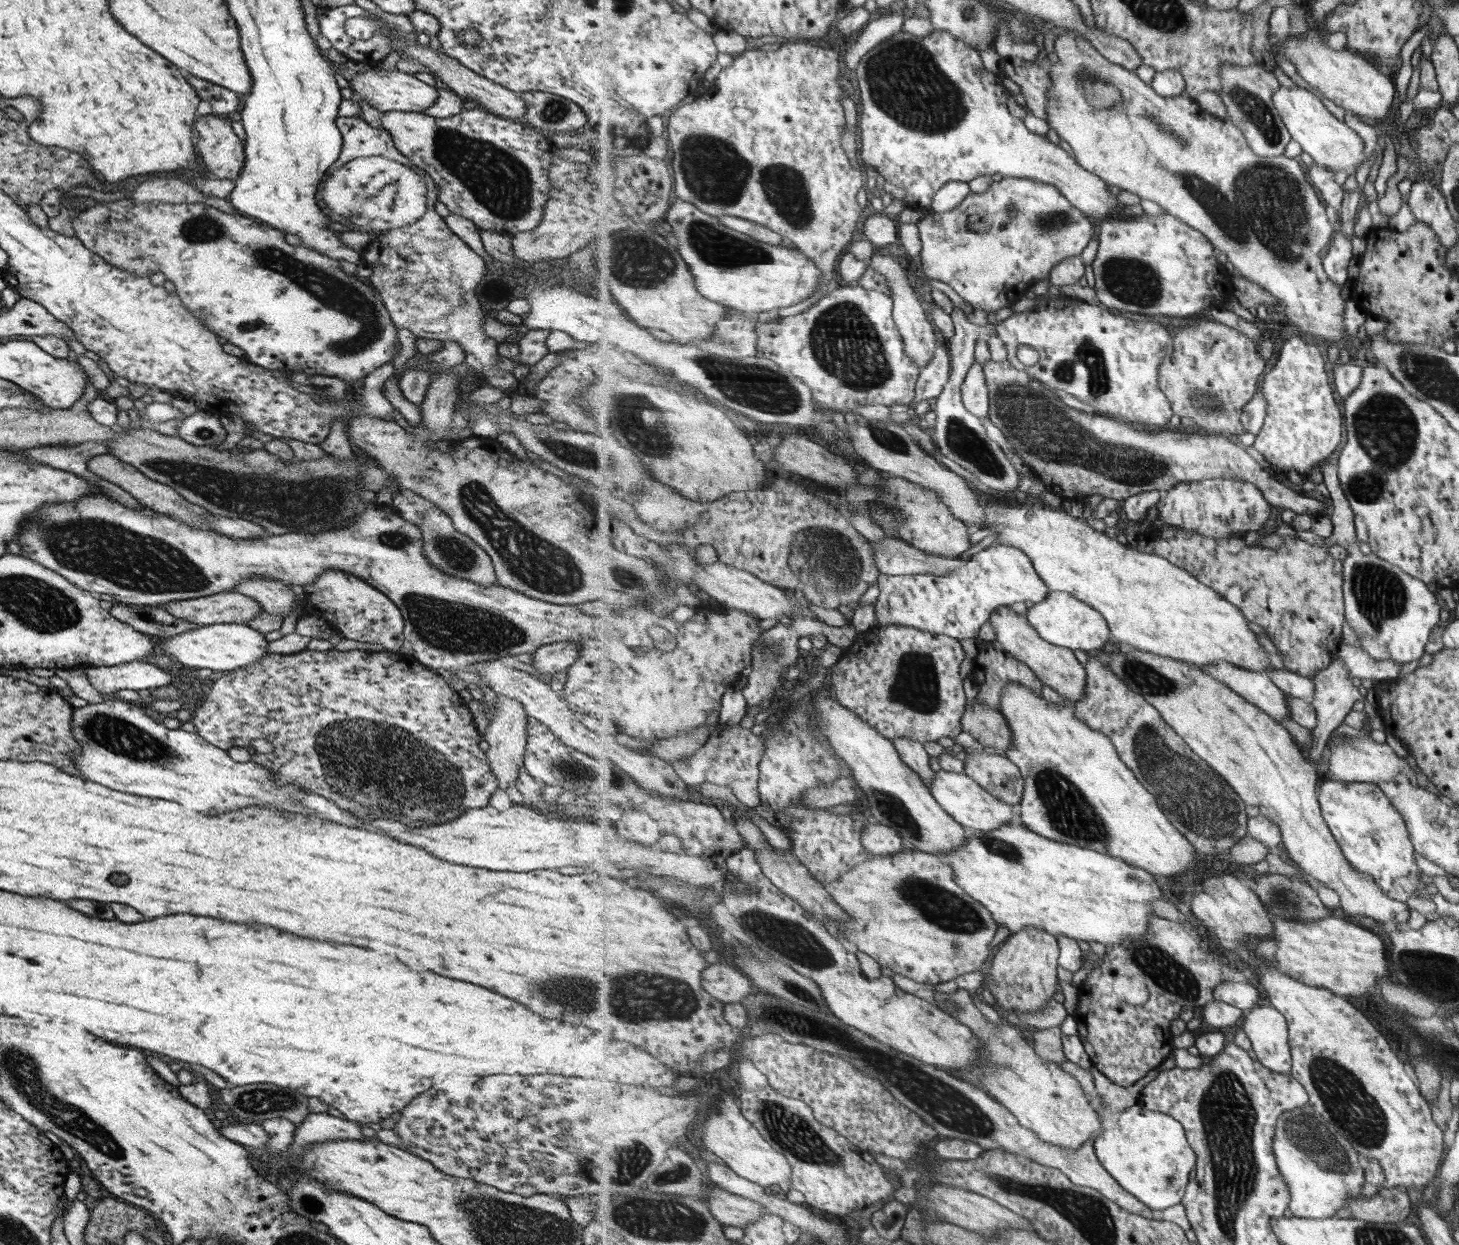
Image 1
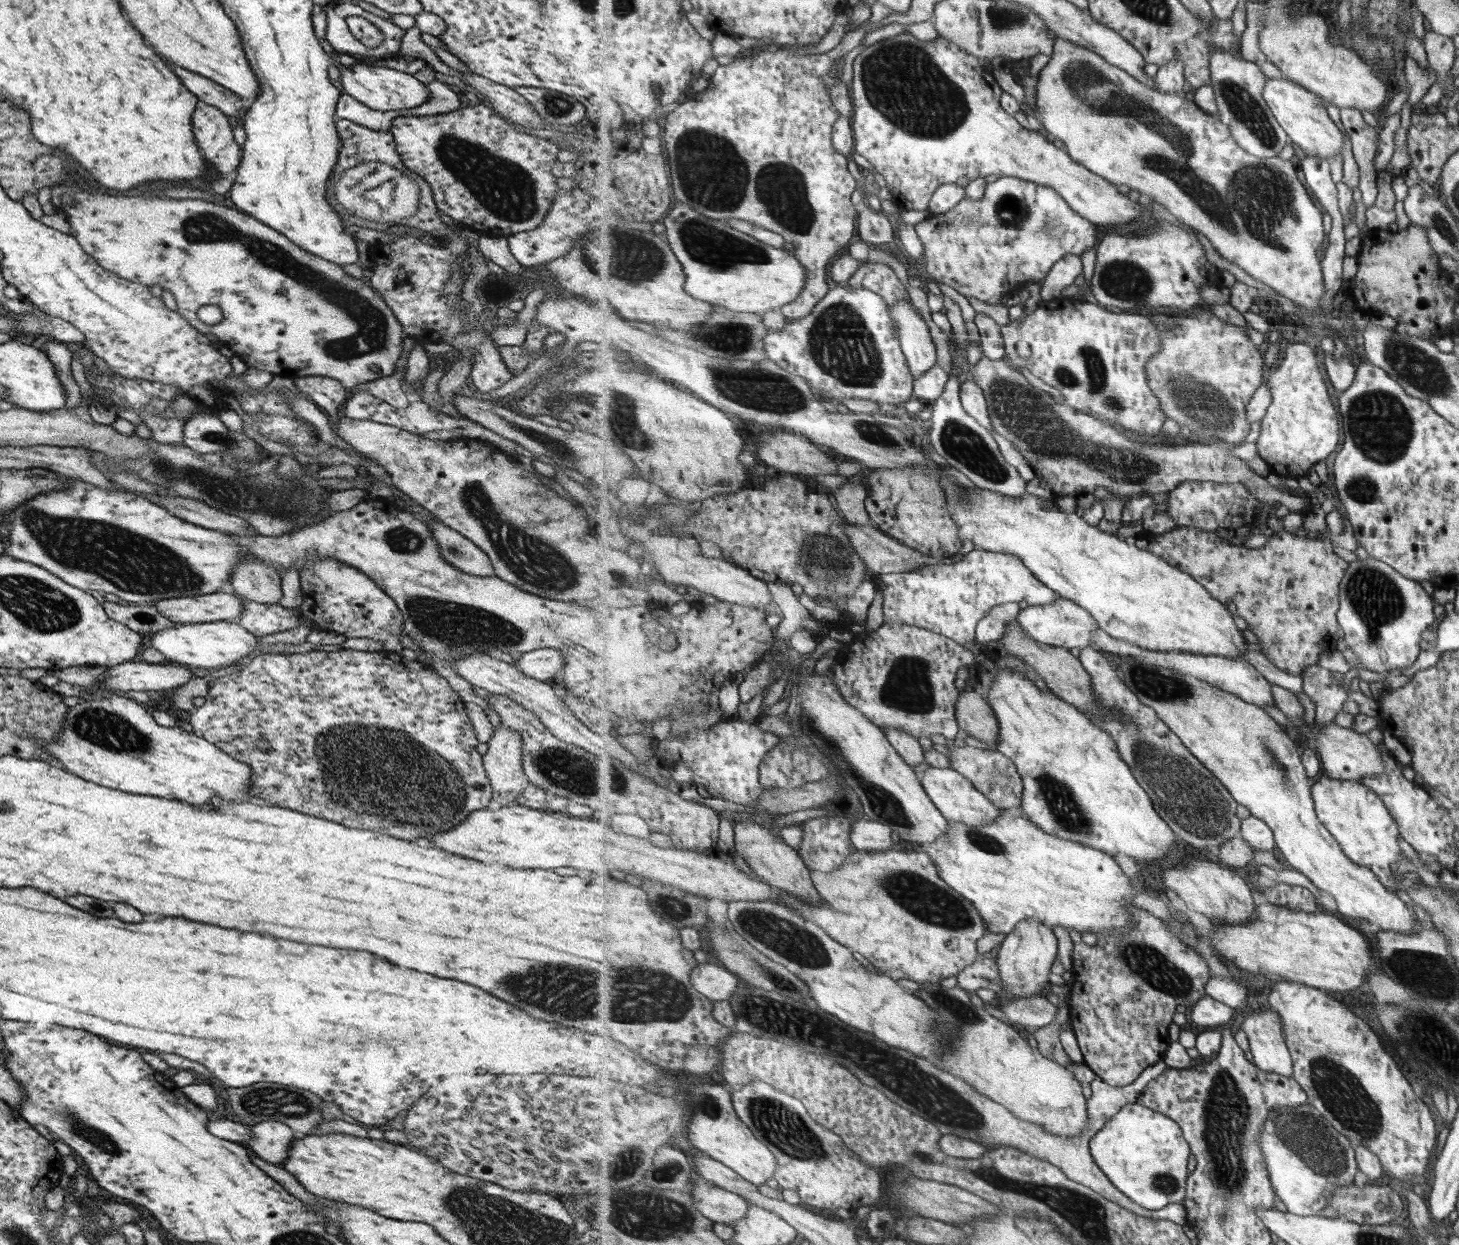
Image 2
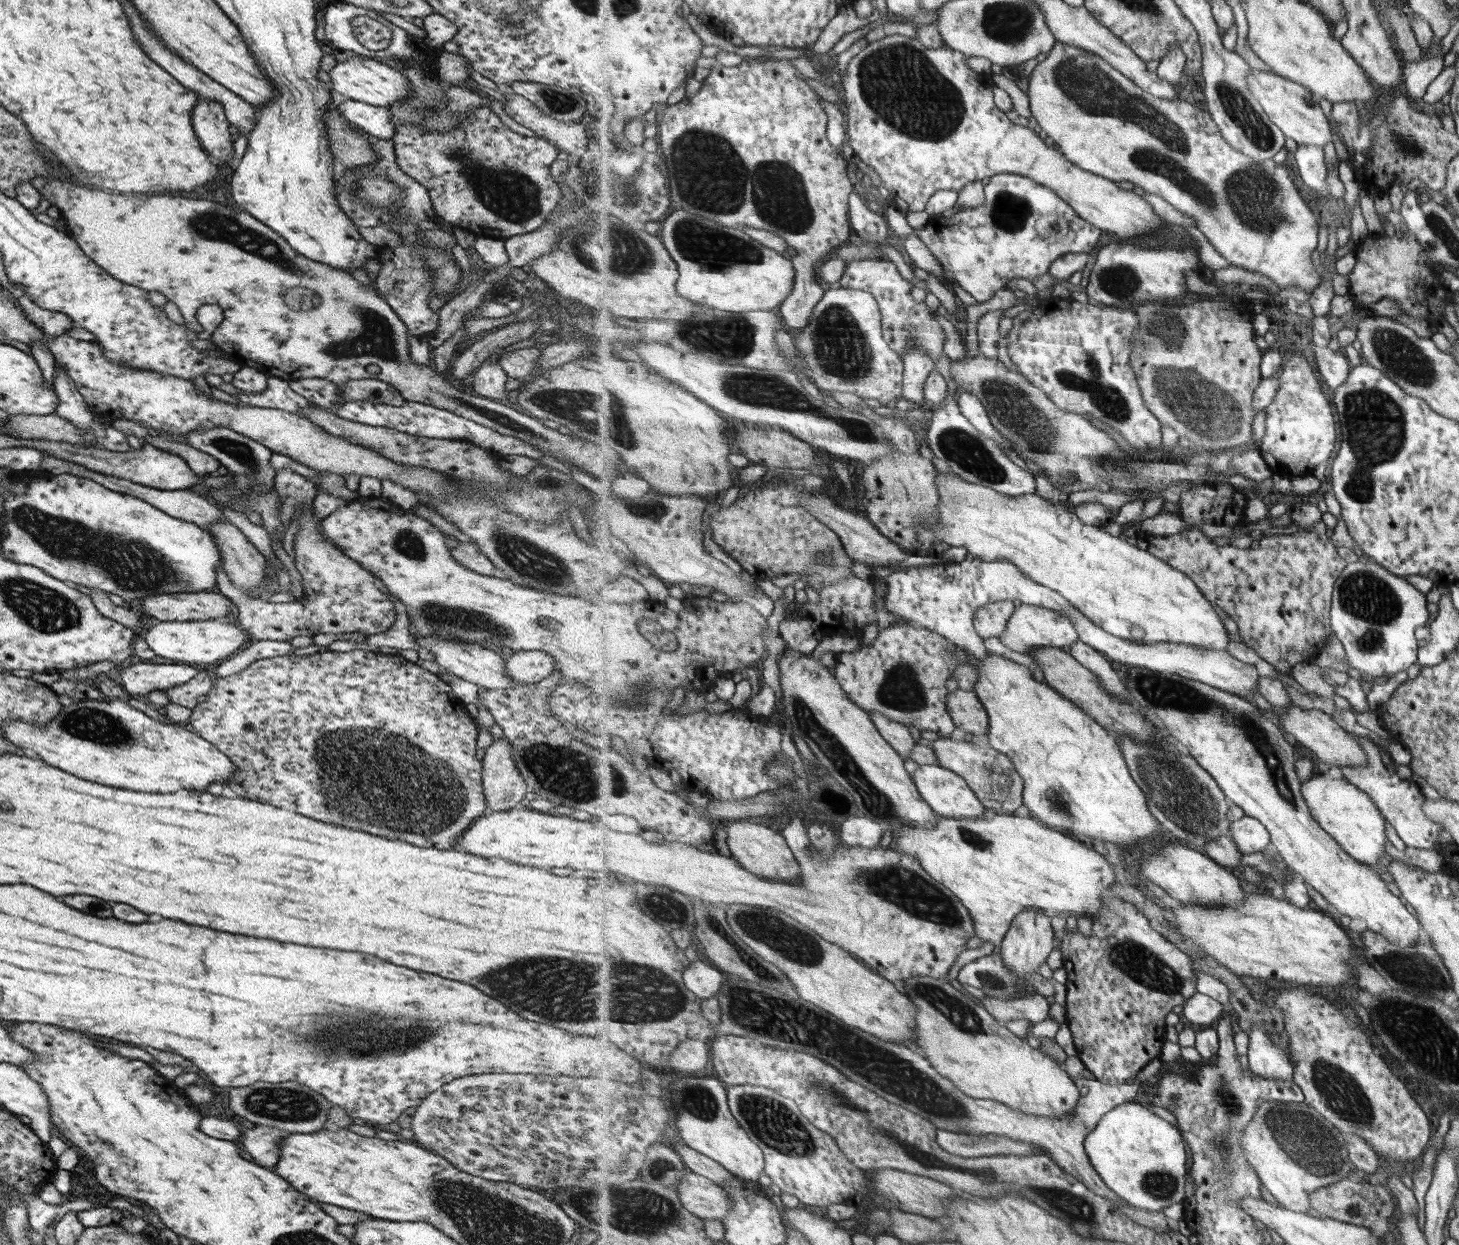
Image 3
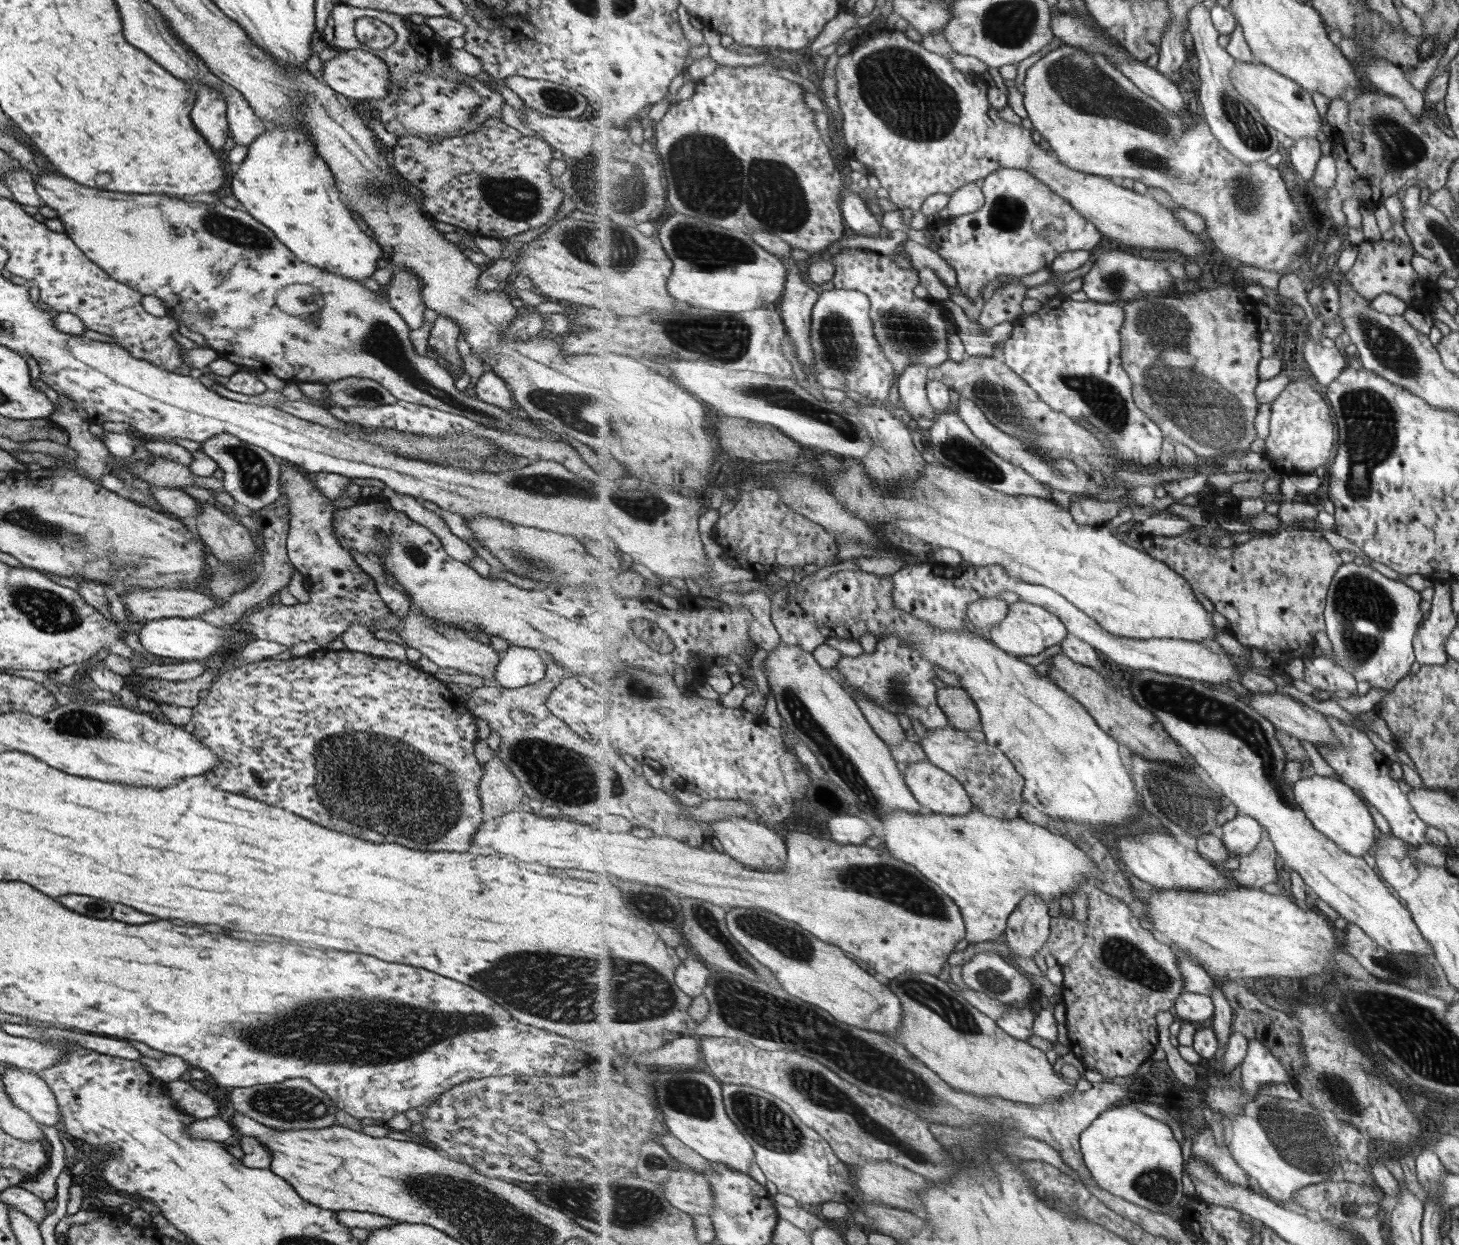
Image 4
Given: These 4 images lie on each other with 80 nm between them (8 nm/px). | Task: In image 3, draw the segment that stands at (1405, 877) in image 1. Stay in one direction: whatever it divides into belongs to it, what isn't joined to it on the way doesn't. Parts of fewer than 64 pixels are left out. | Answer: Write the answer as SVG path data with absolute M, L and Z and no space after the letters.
M1316 774L1302 788L1304 797L1319 824L1353 857L1376 870L1381 868L1387 846L1387 820L1374 798L1347 779L1333 780Z

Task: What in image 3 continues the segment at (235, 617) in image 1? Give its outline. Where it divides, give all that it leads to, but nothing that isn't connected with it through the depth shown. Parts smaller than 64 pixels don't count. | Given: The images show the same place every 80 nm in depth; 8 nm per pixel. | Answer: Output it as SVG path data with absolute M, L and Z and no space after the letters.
M211 591L156 594L137 599L140 610L157 621L207 621L227 617L231 602L221 593Z

